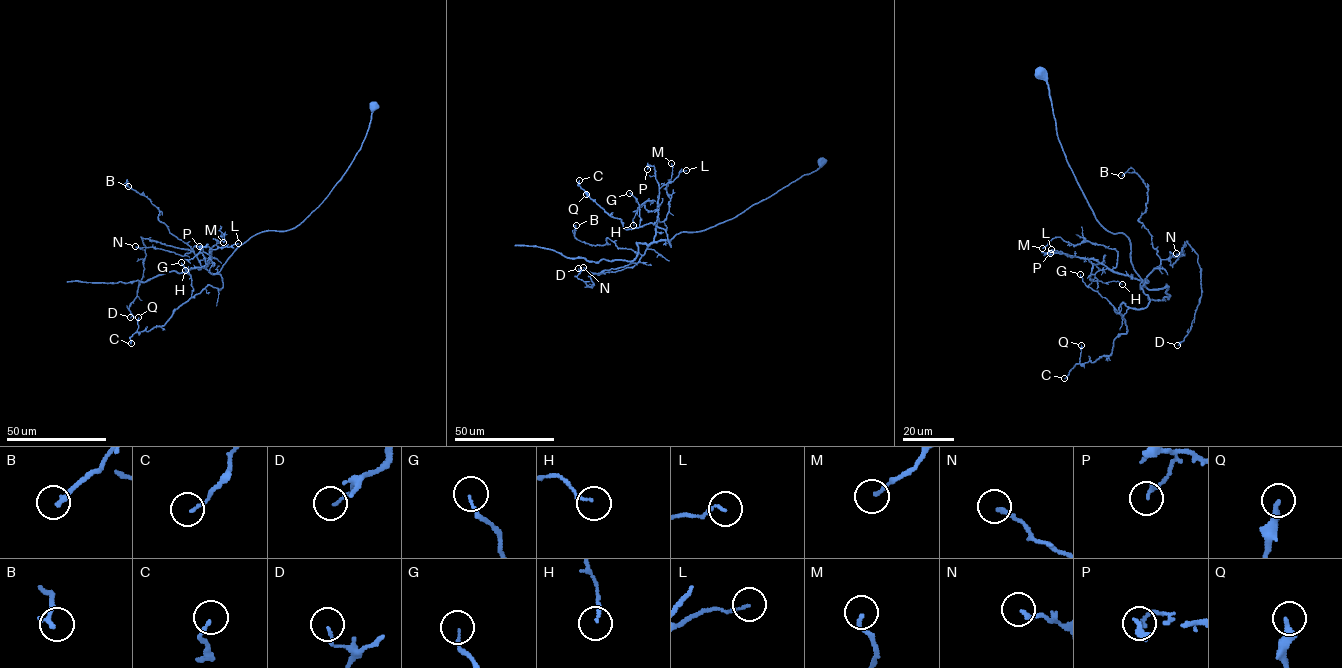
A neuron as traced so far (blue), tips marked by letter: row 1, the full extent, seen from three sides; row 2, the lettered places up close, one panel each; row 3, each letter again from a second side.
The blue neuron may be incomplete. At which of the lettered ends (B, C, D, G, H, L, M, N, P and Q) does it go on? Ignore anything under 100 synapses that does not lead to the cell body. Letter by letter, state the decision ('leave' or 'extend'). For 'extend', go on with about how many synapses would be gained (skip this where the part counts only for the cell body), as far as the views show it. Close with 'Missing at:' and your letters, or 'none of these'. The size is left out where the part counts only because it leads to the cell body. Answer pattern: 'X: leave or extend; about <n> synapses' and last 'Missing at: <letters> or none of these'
B: leave
C: leave
D: leave
G: leave
H: leave
L: leave
M: leave
N: leave
P: leave
Q: leave
Missing at: none of these

